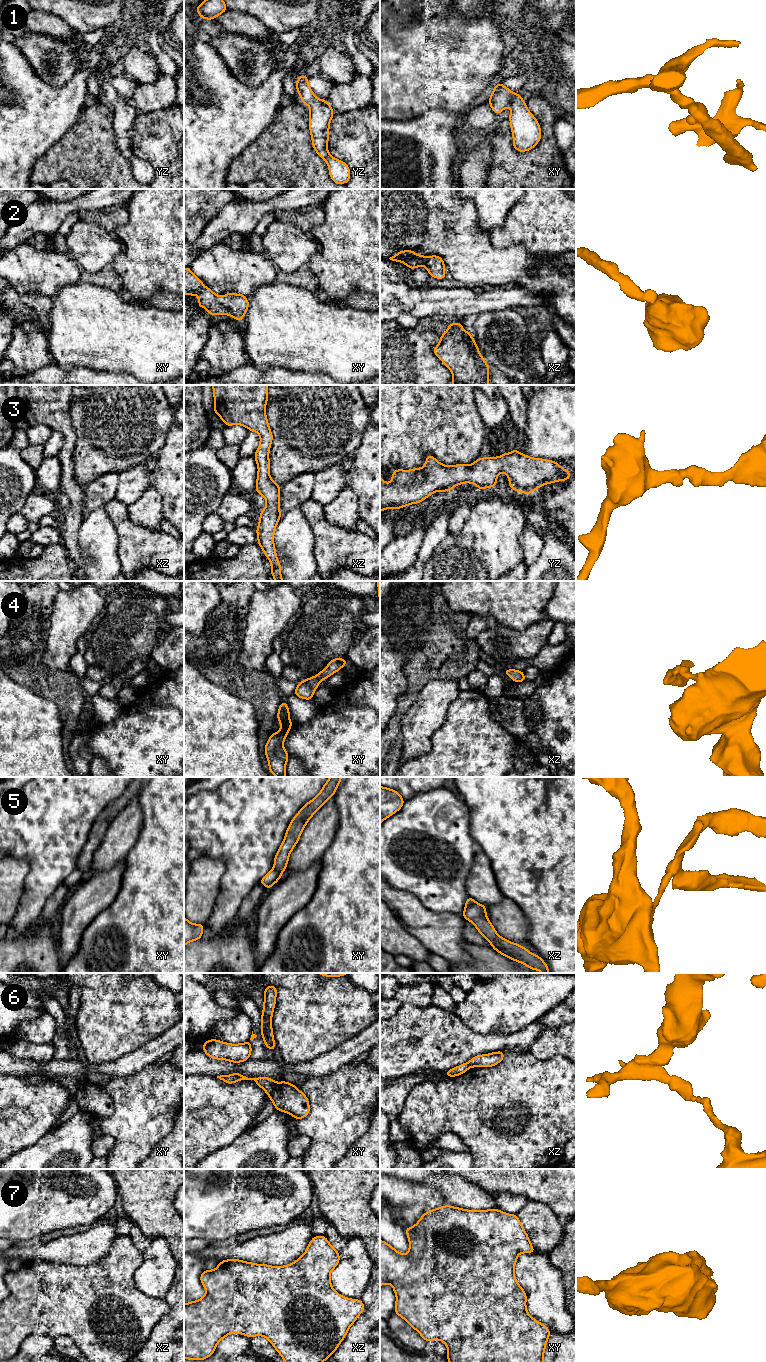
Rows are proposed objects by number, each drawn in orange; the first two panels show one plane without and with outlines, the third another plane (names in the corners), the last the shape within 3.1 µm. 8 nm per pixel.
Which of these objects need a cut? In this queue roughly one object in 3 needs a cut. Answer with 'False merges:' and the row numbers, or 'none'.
False merges: 5, 6

